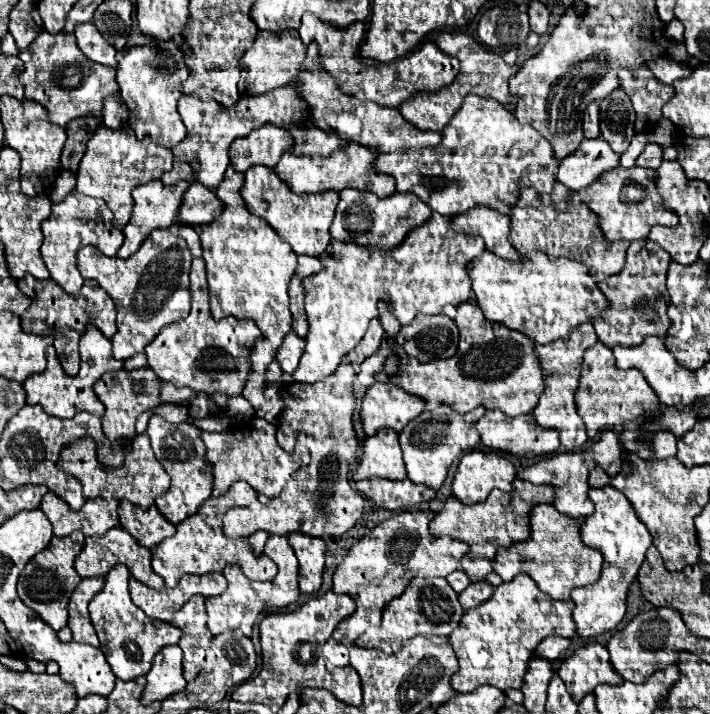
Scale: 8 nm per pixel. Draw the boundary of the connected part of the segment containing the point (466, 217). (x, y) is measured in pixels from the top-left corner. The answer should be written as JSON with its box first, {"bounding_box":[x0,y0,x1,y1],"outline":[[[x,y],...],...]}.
{"bounding_box":[451,206,519,260],"outline":[[[477,206],[469,212],[463,212],[459,220],[451,220],[453,228],[463,234],[475,234],[485,240],[485,246],[489,252],[507,258],[507,260],[519,260],[519,252],[509,244],[509,216],[493,212],[491,208]]]}

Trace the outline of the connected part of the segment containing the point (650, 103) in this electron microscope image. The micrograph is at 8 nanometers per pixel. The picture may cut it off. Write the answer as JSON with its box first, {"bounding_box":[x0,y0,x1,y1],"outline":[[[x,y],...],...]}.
{"bounding_box":[617,66,673,134],"outline":[[[647,66],[637,70],[621,68],[617,78],[621,90],[631,98],[631,104],[637,112],[637,134],[651,130],[661,118],[663,104],[673,96],[673,88],[659,82]]]}

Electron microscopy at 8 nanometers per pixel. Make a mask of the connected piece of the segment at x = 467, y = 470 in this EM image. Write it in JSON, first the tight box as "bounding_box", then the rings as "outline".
{"bounding_box":[453,452,515,504],"outline":[[[467,452],[453,478],[453,496],[461,504],[475,504],[485,500],[493,488],[511,492],[515,474],[515,466],[495,452]]]}

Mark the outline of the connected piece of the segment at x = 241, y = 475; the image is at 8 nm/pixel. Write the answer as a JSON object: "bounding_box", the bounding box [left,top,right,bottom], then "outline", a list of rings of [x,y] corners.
{"bounding_box":[201,420,299,498],"outline":[[[257,420],[247,424],[245,428],[237,428],[223,434],[201,432],[201,440],[205,442],[207,454],[205,462],[213,472],[213,496],[225,494],[233,482],[245,480],[257,494],[265,494],[267,498],[275,498],[285,488],[287,478],[299,468],[299,460],[293,454],[283,452],[275,440],[275,426],[265,420]]]}

